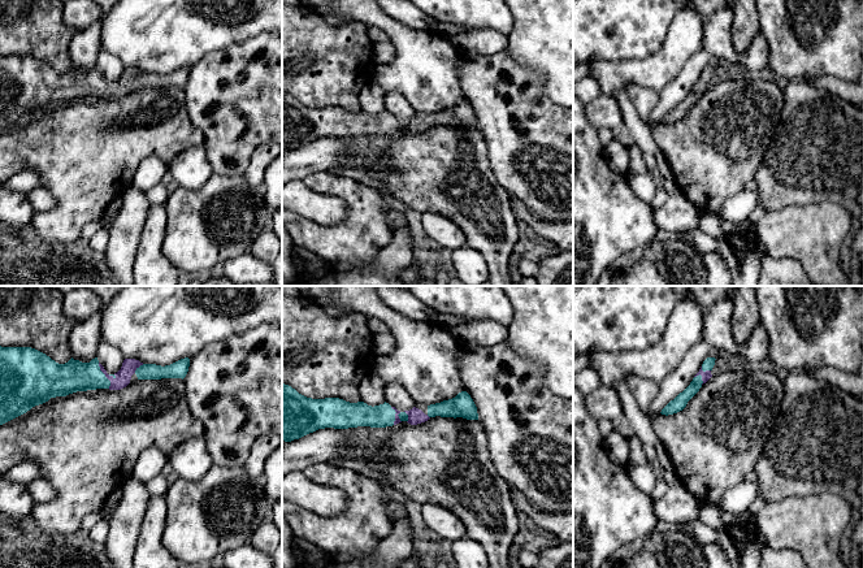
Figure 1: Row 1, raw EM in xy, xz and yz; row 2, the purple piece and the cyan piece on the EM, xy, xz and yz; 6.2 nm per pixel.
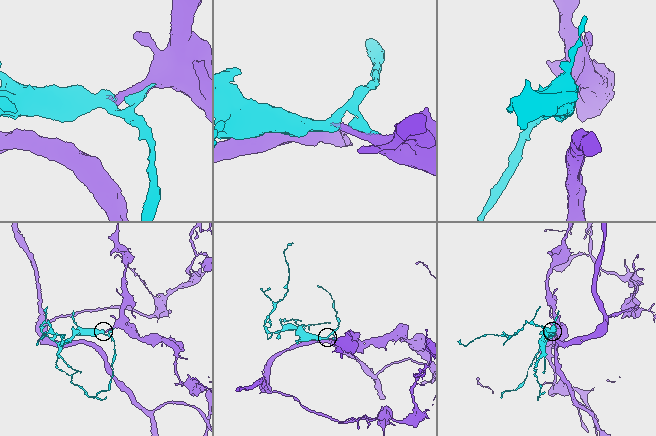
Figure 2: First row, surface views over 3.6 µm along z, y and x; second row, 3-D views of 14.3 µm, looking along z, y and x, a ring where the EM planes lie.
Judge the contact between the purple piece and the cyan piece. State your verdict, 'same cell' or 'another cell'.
same cell

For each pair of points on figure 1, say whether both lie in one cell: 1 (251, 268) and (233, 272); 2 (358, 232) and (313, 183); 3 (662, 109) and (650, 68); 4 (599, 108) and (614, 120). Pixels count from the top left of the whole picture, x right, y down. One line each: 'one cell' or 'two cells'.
1: one cell
2: one cell
3: two cells
4: one cell

